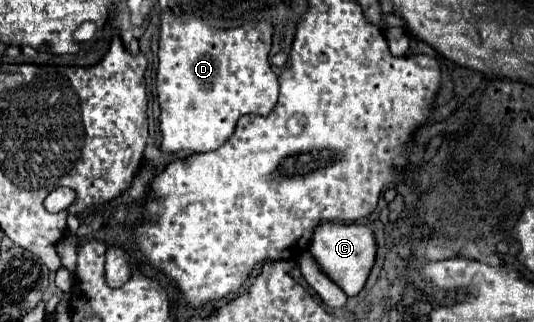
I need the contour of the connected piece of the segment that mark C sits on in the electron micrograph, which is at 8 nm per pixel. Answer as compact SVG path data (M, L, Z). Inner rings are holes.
M321 223L315 227L309 253L319 265L319 269L335 283L339 285L345 295L357 295L375 261L375 237L373 231L365 225L343 225L343 223Z

